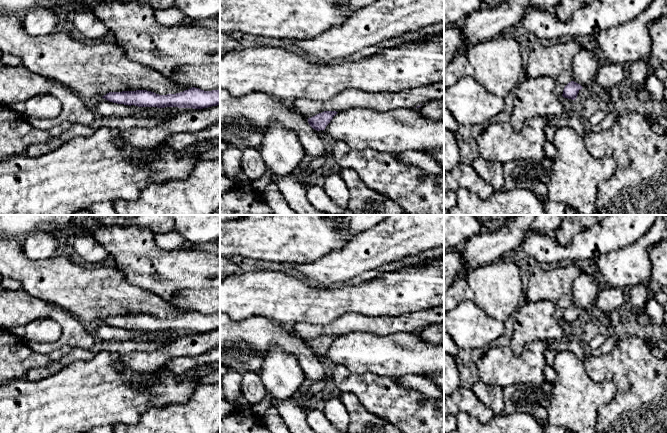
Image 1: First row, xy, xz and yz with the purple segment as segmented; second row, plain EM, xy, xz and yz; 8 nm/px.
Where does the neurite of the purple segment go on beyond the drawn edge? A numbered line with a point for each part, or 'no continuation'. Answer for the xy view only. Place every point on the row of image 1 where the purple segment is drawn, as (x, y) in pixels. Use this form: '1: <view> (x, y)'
no continuation

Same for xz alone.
no continuation

